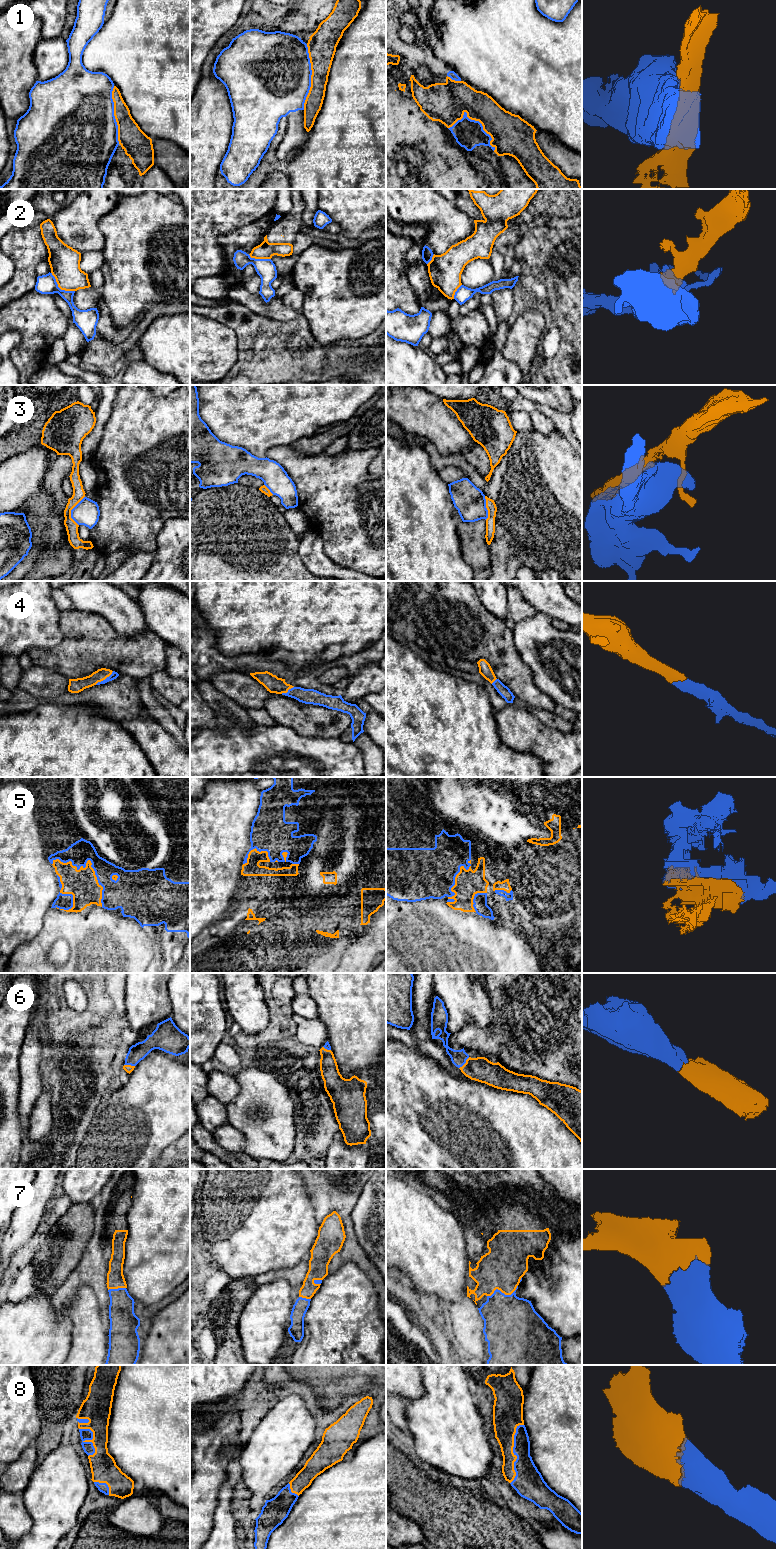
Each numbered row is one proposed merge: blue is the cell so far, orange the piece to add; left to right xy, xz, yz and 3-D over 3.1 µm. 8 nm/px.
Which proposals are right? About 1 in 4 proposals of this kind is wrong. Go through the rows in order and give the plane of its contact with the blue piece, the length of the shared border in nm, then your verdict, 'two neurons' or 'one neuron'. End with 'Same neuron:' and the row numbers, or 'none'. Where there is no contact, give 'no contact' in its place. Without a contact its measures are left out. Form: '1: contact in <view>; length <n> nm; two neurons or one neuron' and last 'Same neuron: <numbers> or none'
1: contact in yz; length 420 nm; two neurons
2: contact in xy; length 240 nm; two neurons
3: contact in xy; length 240 nm; two neurons
4: contact in xy; length 190 nm; one neuron
5: contact in xy; length 550 nm; one neuron
6: contact in yz; length 130 nm; one neuron
7: contact in yz; length 260 nm; one neuron
8: contact in yz; length 500 nm; one neuron
Same neuron: 4, 5, 6, 7, 8

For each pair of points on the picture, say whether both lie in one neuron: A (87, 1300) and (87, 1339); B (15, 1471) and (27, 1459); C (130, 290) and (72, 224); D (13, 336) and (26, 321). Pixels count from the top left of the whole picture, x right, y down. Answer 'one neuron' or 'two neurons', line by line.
A: one neuron
B: one neuron
C: two neurons
D: two neurons

